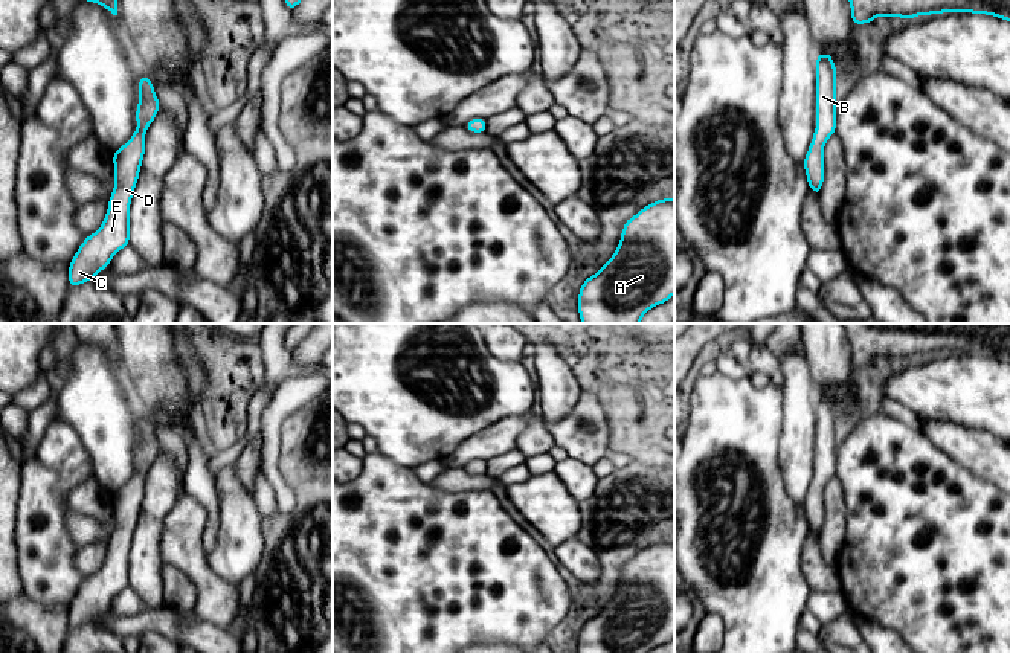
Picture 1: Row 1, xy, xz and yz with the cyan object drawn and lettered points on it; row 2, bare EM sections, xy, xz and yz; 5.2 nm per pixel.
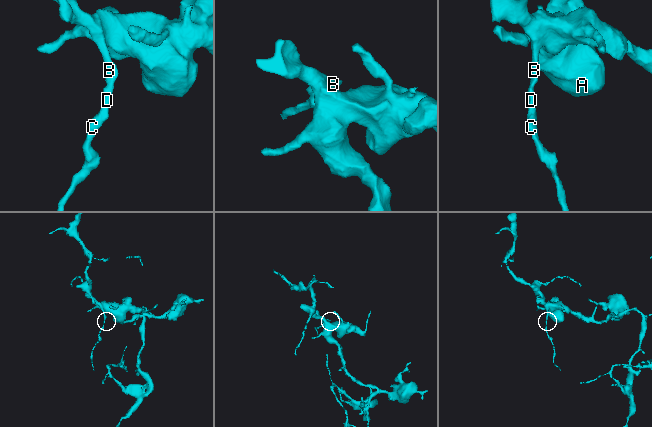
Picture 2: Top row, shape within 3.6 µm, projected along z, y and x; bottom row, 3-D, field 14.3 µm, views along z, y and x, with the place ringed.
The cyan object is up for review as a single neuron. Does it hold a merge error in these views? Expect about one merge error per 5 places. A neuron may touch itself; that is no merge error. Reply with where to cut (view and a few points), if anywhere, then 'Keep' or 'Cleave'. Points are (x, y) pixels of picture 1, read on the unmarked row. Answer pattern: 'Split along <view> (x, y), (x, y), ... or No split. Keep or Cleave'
No split. Keep

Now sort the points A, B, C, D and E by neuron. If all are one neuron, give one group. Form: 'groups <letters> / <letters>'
groups A B C D E

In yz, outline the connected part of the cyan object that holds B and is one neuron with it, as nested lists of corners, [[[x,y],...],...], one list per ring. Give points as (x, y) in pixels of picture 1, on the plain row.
[[[830,395],[816,398],[816,471],[803,503],[810,532],[821,536],[824,525],[824,487],[836,473],[836,407]]]

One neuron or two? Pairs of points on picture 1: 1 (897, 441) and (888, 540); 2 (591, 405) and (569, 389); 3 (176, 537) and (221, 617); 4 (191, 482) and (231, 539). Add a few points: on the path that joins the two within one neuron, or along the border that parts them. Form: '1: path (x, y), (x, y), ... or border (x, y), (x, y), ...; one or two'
1: path (891, 466), (891, 516); one
2: border (582, 389), (575, 405), (566, 414), (553, 420); two
3: path (189, 557), (209, 585), (214, 597); one
4: border (215, 488), (218, 533), (215, 543), (208, 551); two

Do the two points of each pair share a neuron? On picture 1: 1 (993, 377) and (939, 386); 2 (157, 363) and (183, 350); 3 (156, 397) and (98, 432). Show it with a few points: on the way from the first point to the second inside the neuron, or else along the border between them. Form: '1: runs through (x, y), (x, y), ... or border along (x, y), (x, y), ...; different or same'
1: runs through (980, 386), (952, 386); same
2: border along (174, 339), (176, 359), (188, 388); different
3: border along (127, 373), (145, 414); different

